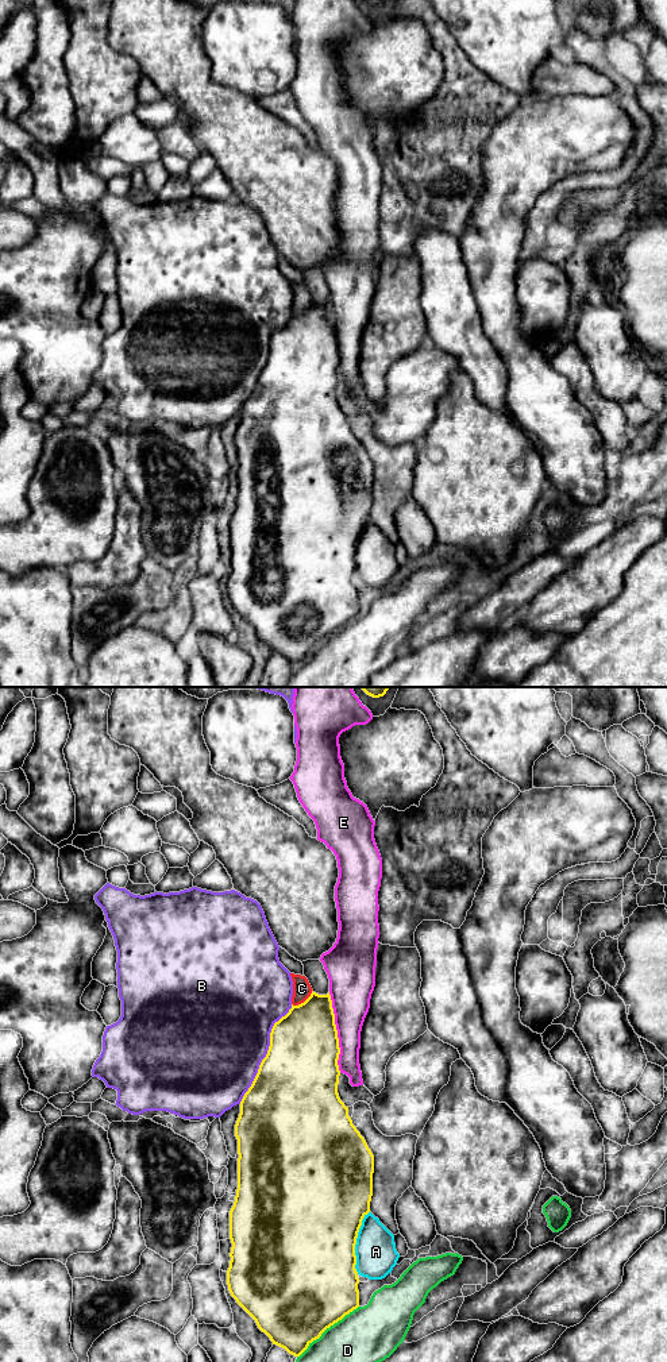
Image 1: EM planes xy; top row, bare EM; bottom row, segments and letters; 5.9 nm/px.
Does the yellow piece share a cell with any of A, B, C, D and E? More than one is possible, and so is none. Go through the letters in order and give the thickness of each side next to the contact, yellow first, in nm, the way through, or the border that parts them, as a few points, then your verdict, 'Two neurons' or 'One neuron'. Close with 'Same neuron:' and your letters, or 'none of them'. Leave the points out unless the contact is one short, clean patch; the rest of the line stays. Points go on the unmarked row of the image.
A: Thickness 500 nm (yellow) against 240 nm. Two neurons
B: Thickness 480 nm (yellow) against 480 nm. Two neurons
C: Thickness 400 nm (yellow) against 110 nm. Two neurons
D: Thickness 500 nm (yellow) against 400 nm. Two neurons
E: Thickness 420 nm (yellow) against 240 nm. One neuron
Same neuron: E

